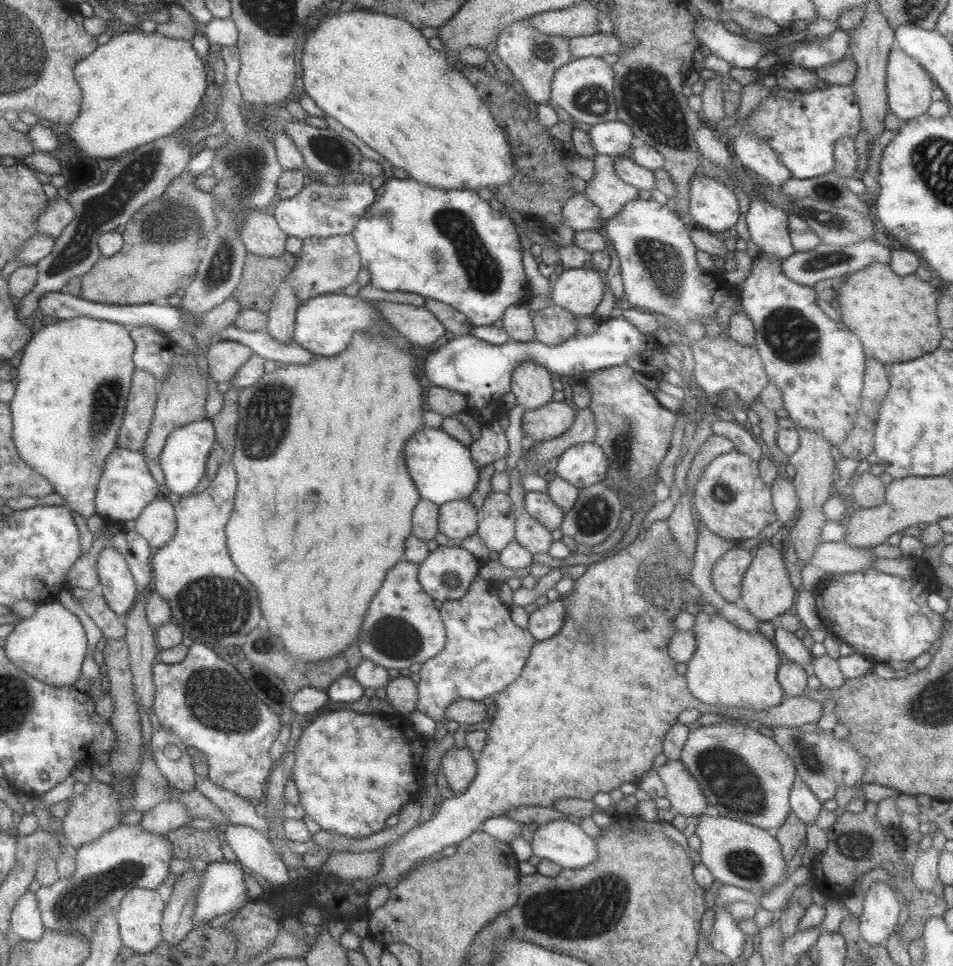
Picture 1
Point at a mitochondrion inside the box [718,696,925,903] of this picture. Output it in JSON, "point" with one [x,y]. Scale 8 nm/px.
{"point":[741,862]}

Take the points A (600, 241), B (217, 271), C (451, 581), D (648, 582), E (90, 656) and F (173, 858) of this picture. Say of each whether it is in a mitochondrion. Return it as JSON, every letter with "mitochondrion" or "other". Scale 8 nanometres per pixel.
{"A":"other","B":"mitochondrion","C":"mitochondrion","D":"mitochondrion","E":"other","F":"other"}

